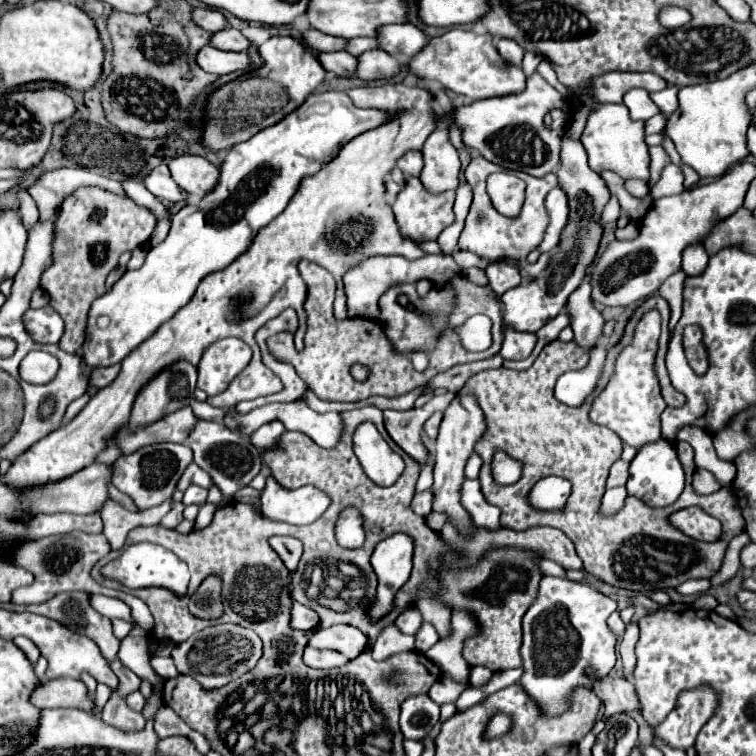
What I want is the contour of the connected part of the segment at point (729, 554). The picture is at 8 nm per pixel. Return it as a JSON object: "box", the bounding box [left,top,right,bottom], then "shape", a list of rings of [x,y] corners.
{"box":[710,533,750,587],"shape":[[[740,533],[738,537],[732,539],[732,543],[728,545],[728,551],[725,553],[722,567],[710,579],[711,587],[718,587],[736,575],[741,566],[740,551],[742,551],[742,547],[744,547],[748,541],[750,541],[750,537],[748,537],[746,533]]]}

